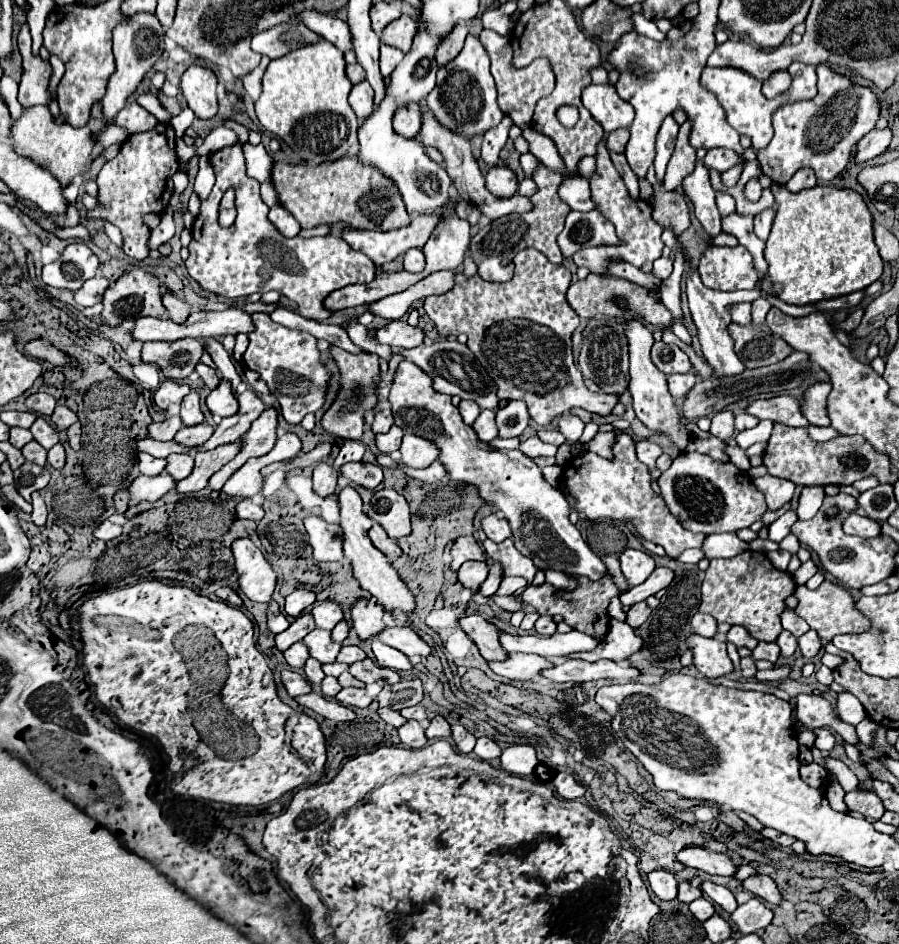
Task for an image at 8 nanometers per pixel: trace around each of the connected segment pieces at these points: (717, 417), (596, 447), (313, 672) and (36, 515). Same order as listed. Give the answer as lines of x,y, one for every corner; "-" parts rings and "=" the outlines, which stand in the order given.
722,410
718,414
714,414
712,418
712,426
710,426
710,434
728,442
734,436
734,414
728,410
=
598,432
598,434
586,444
586,450
596,452
596,454
608,458
608,456
612,456
610,446
612,446
614,438
616,438
616,432
=
308,658
304,664
304,674
312,684
320,684
324,680
324,672
320,668
320,662
314,658
=
34,492
34,496
32,496
32,506
34,506
34,510
32,510
32,522
34,522
36,526
42,526
42,524
46,522
46,504
44,504
40,492

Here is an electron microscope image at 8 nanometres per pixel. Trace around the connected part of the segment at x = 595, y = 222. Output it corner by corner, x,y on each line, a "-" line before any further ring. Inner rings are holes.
596,210
570,212
566,218
566,226
558,236
558,246
564,258
572,258
572,254
580,248
600,244
620,244
614,226
606,222
606,218

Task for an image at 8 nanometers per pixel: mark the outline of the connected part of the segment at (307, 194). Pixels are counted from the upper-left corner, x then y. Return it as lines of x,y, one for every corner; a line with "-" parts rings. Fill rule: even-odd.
344,156
318,166
276,162
270,180
278,192
280,204
294,214
302,228
344,222
352,228
388,232
410,224
402,196
392,180
382,176
376,168
360,164
356,158

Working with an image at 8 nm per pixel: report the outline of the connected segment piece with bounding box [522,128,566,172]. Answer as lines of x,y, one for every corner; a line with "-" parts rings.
524,128
522,136
528,140
530,152
532,152
542,164
546,164
546,168
552,168
552,172
566,172
566,166
564,166
562,158
558,156
556,144
554,144
548,136
536,132
534,128

